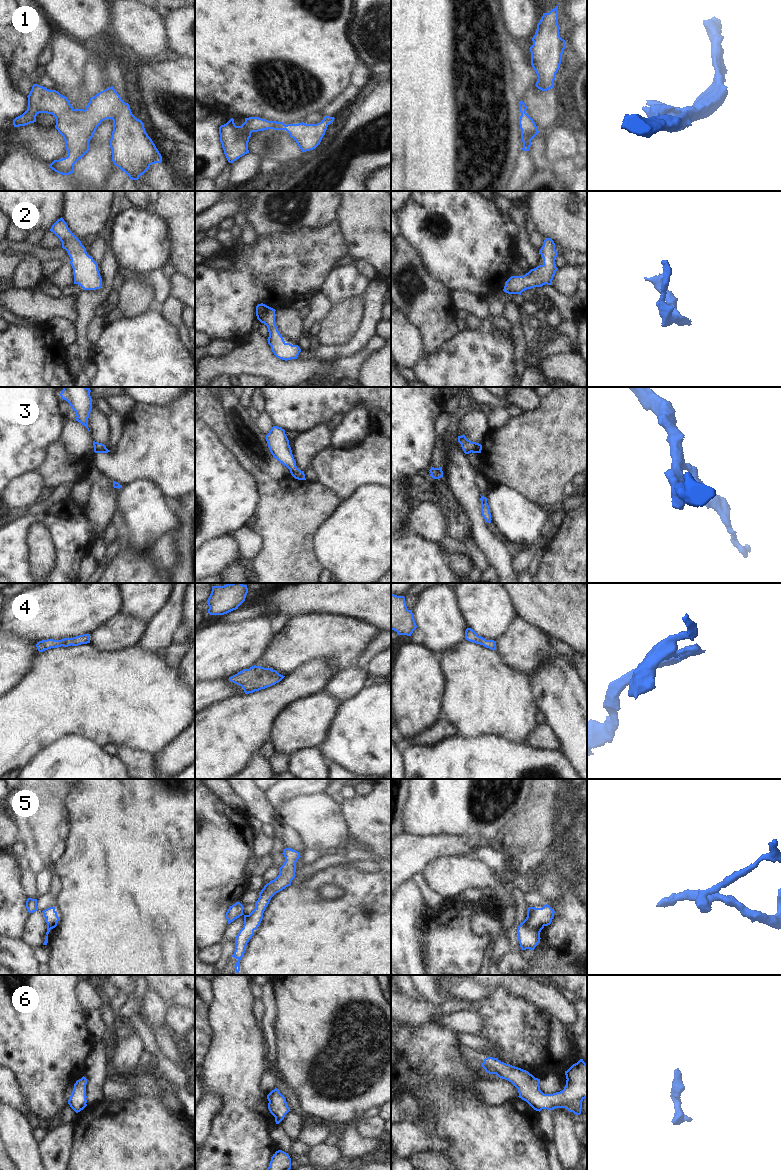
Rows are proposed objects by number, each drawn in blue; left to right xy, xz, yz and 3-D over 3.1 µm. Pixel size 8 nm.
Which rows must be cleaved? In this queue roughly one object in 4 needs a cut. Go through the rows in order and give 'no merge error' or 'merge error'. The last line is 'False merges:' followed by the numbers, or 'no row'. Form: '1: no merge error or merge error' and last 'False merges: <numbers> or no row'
1: no merge error
2: no merge error
3: no merge error
4: no merge error
5: no merge error
6: no merge error
False merges: no row

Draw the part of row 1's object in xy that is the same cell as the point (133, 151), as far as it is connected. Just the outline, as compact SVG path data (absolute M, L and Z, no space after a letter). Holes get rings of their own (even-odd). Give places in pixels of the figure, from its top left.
M33 84L27 97L27 110L13 120L13 125L19 127L34 123L39 113L52 114L55 117L55 128L63 136L68 153L65 158L54 160L49 164L50 168L59 174L69 175L74 173L74 164L90 150L90 140L97 127L106 119L113 120L113 131L110 139L112 161L130 179L138 180L152 164L162 162L162 156L146 133L143 122L132 114L129 104L121 99L113 86L91 97L85 109L74 109L67 97L56 90L49 90L38 84Z

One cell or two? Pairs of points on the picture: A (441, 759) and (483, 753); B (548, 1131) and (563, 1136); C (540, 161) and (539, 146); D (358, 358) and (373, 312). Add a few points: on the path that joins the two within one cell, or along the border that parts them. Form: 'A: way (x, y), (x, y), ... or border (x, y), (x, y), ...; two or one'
A: way (451, 759), (464, 759), (470, 753), (473, 753); one
B: border (551, 1110), (553, 1115), (554, 1141); two
C: way (539, 157), (539, 150); one
D: border (375, 334), (360, 350), (339, 359); two

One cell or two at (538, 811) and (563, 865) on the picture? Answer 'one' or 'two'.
one

